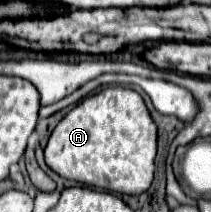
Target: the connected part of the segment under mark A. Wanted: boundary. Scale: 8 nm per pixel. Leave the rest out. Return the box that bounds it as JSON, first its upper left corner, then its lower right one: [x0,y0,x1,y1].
[44,87,156,195]

